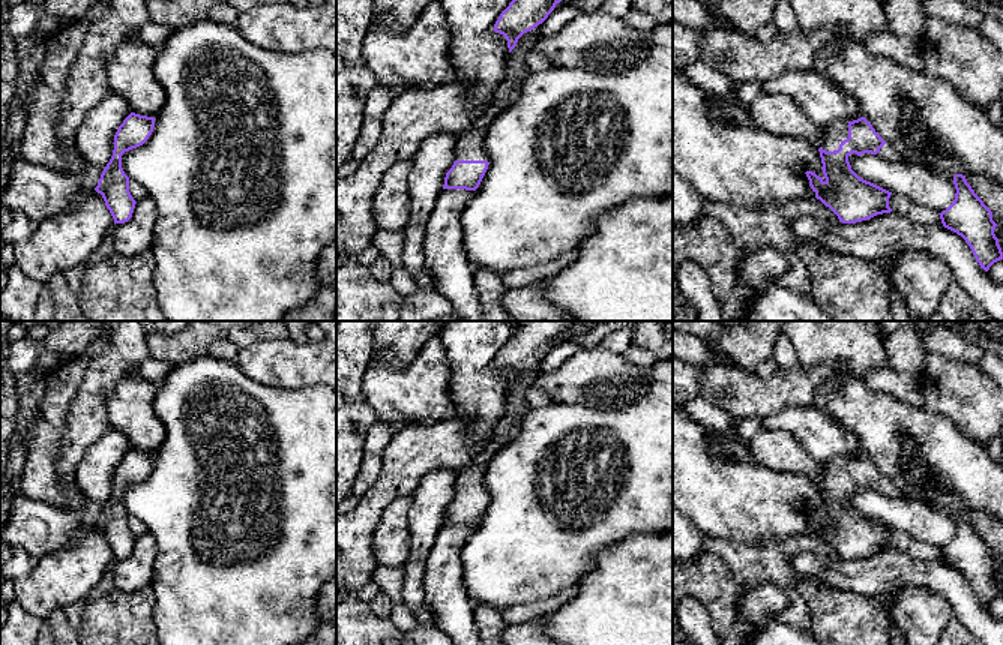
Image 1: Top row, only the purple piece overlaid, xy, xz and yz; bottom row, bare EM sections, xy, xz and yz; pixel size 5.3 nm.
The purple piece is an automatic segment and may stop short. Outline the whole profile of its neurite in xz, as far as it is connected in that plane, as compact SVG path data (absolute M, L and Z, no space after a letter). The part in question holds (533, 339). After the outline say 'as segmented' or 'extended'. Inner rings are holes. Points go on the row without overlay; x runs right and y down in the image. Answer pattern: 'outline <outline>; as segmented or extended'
outline M523 321L517 333L500 350L494 368L508 376L509 388L518 375L542 360L556 340L566 334L578 321Z; as segmented

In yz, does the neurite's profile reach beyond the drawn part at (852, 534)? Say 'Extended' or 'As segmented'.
Extended

